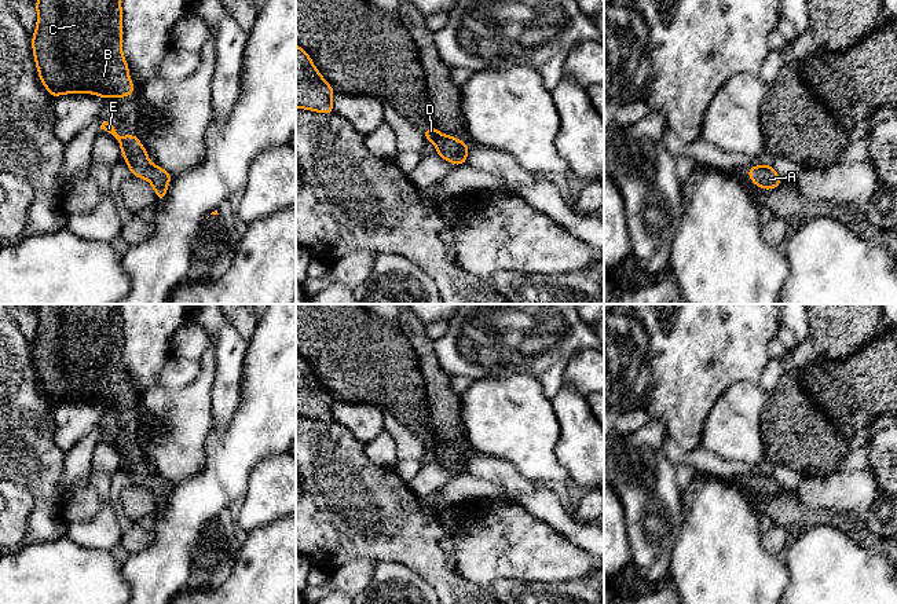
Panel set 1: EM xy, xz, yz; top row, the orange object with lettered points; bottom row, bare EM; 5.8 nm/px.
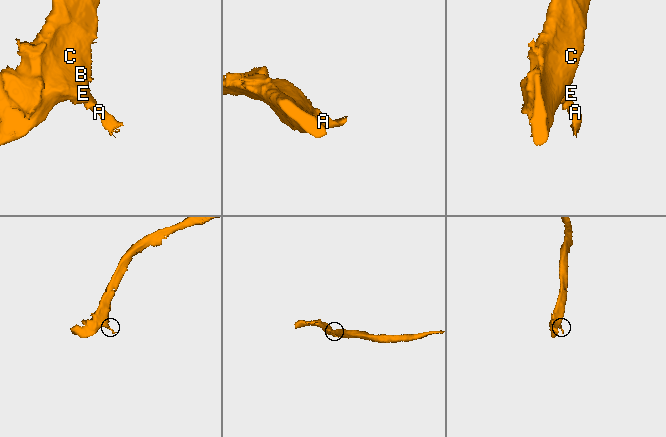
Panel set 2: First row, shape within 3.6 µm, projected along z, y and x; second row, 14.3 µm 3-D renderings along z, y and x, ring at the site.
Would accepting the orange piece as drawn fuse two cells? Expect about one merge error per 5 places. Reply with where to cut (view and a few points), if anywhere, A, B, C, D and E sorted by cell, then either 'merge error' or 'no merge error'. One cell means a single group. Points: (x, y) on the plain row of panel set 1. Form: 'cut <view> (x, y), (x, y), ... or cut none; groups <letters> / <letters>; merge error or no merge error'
cut none; groups A B C D E; no merge error

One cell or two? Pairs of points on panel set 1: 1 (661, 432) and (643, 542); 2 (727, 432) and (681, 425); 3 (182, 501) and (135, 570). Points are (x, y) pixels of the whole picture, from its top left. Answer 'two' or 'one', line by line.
1: one
2: two
3: one

